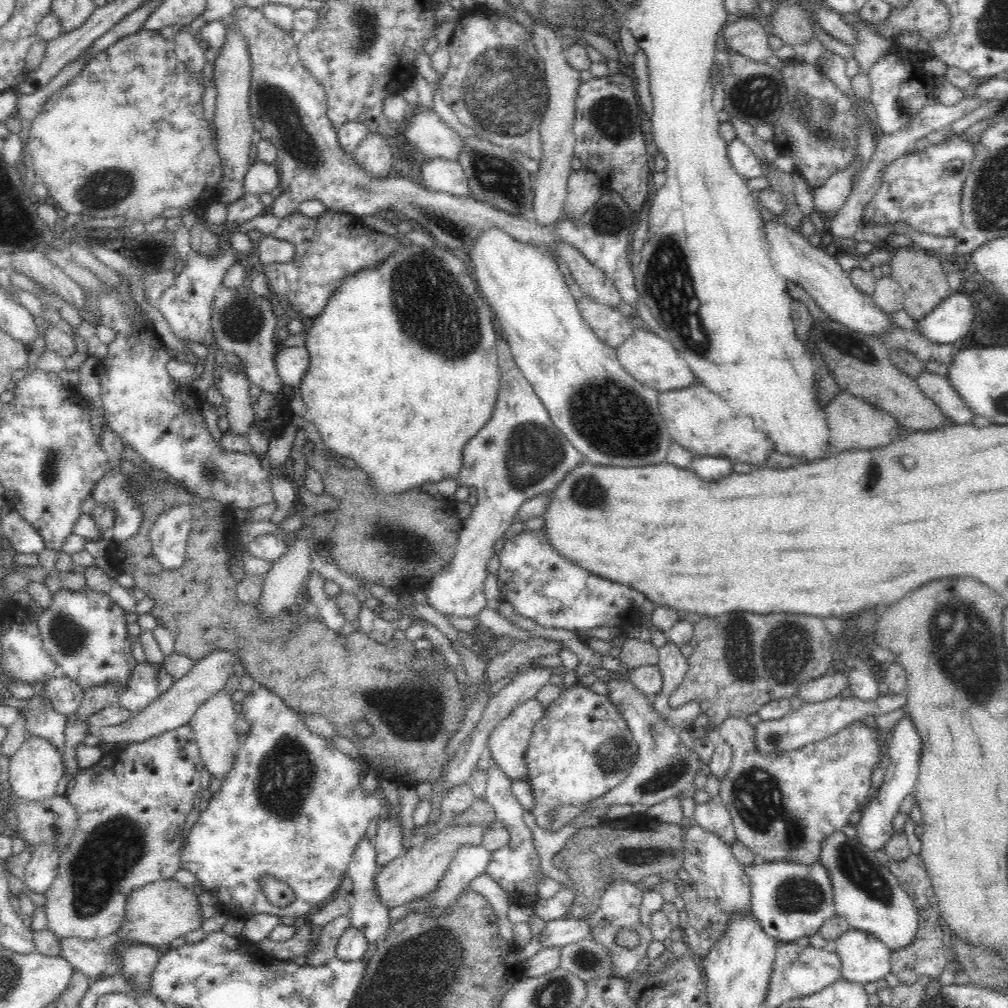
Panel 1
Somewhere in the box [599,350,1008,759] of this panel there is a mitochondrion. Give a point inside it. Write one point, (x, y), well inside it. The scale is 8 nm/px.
(960, 635)

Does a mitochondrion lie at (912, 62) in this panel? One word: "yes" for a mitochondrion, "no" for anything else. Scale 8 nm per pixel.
yes

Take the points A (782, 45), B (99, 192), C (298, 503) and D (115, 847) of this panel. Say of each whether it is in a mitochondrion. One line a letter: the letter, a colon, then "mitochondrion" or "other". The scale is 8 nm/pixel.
A: other
B: mitochondrion
C: other
D: mitochondrion

